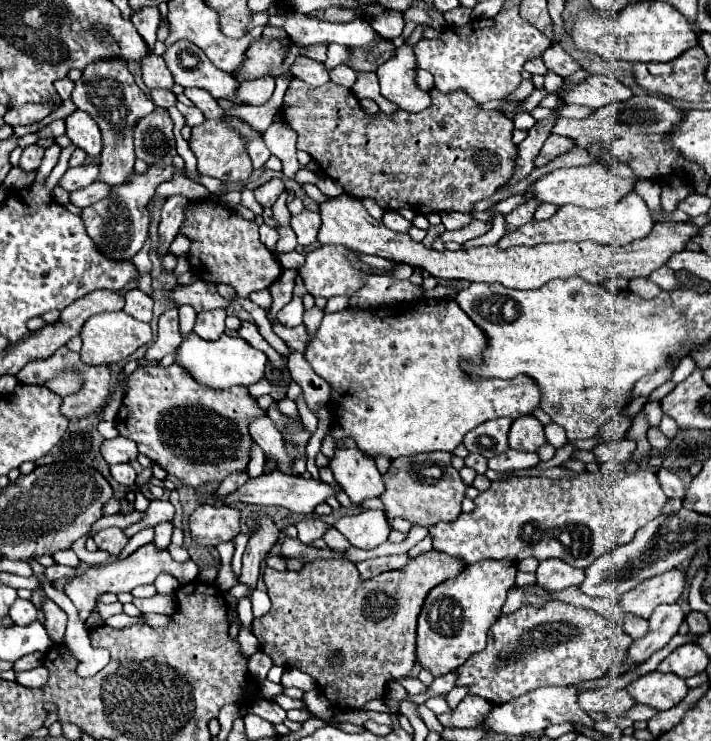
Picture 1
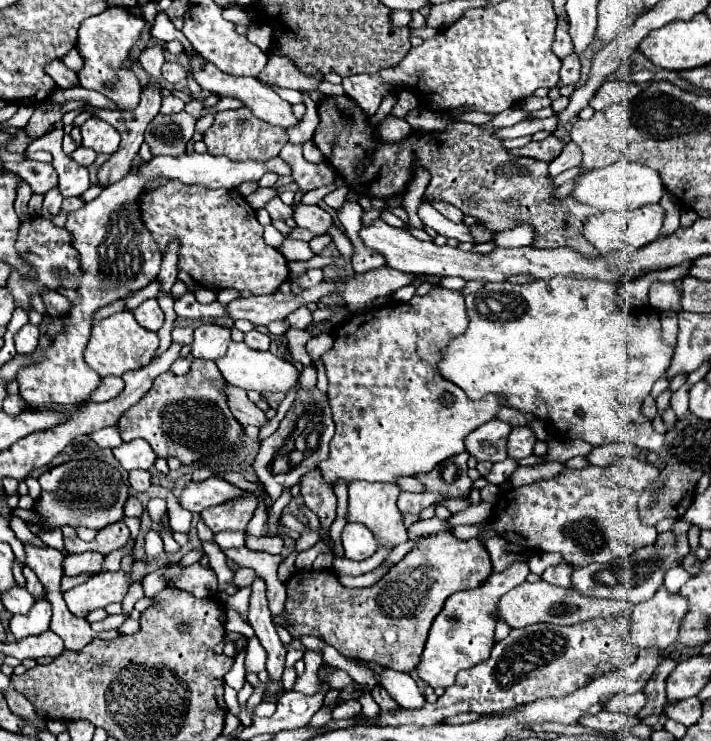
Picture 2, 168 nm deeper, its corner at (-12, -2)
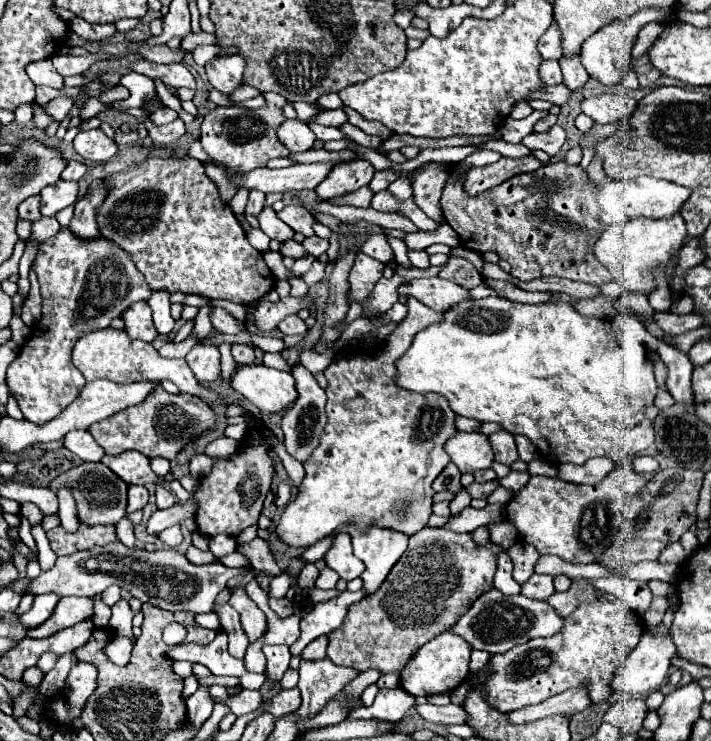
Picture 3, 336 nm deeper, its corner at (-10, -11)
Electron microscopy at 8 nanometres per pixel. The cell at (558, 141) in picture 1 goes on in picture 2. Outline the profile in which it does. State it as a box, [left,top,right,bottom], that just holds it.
[510,135,564,163]

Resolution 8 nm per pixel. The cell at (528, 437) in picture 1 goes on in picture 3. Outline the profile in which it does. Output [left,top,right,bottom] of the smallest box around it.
[488,430,518,466]

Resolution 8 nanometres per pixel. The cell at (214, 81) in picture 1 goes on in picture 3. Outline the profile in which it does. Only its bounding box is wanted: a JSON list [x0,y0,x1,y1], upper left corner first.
[278,120,316,152]

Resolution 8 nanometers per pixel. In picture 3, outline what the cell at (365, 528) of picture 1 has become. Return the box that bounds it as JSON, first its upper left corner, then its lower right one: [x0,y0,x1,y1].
[324,534,364,580]

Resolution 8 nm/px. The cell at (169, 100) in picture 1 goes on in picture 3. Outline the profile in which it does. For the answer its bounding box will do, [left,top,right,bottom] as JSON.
[150,108,178,126]

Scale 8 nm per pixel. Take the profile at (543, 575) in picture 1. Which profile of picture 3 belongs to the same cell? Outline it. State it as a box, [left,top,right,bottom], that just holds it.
[520,574,554,600]

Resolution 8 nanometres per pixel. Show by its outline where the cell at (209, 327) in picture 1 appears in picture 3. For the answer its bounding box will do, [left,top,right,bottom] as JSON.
[186,342,220,384]

